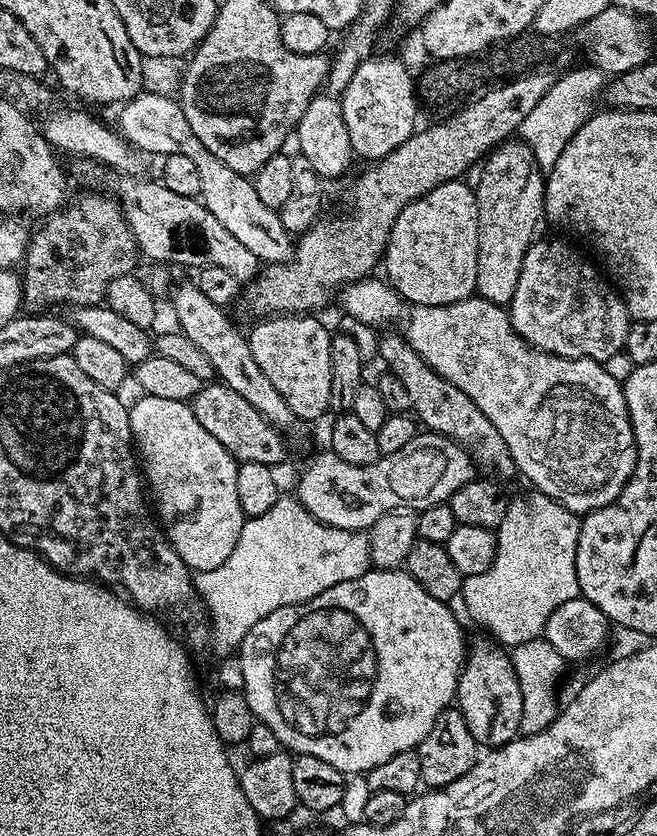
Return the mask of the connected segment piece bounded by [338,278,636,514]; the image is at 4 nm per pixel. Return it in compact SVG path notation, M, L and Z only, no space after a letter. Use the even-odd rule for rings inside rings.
M365 278L355 280L344 285L338 293L338 301L340 300L340 308L352 320L357 320L360 324L401 324L402 335L407 340L410 347L418 352L422 359L429 364L442 378L453 383L454 386L462 390L463 394L472 398L479 410L486 414L486 418L497 428L498 433L502 436L502 440L508 447L509 454L512 456L516 464L517 473L532 483L531 487L535 491L548 495L549 498L556 500L566 510L577 514L587 514L598 510L602 506L612 504L618 498L618 494L622 494L622 490L626 486L626 482L632 477L632 471L636 465L636 443L634 442L634 430L632 423L628 417L628 407L626 406L626 398L621 381L615 380L610 373L607 372L605 365L598 360L587 360L586 358L578 358L571 360L565 356L555 356L549 352L544 352L541 348L534 348L527 344L519 334L514 330L512 320L508 317L507 311L501 305L483 300L478 295L471 295L466 300L459 300L453 304L443 304L442 306L422 306L421 304L409 304L407 300L400 297L400 293L388 283L387 279L372 280L373 278ZM510 354L518 355L514 363L506 360ZM540 416L546 416L546 424L540 424Z

